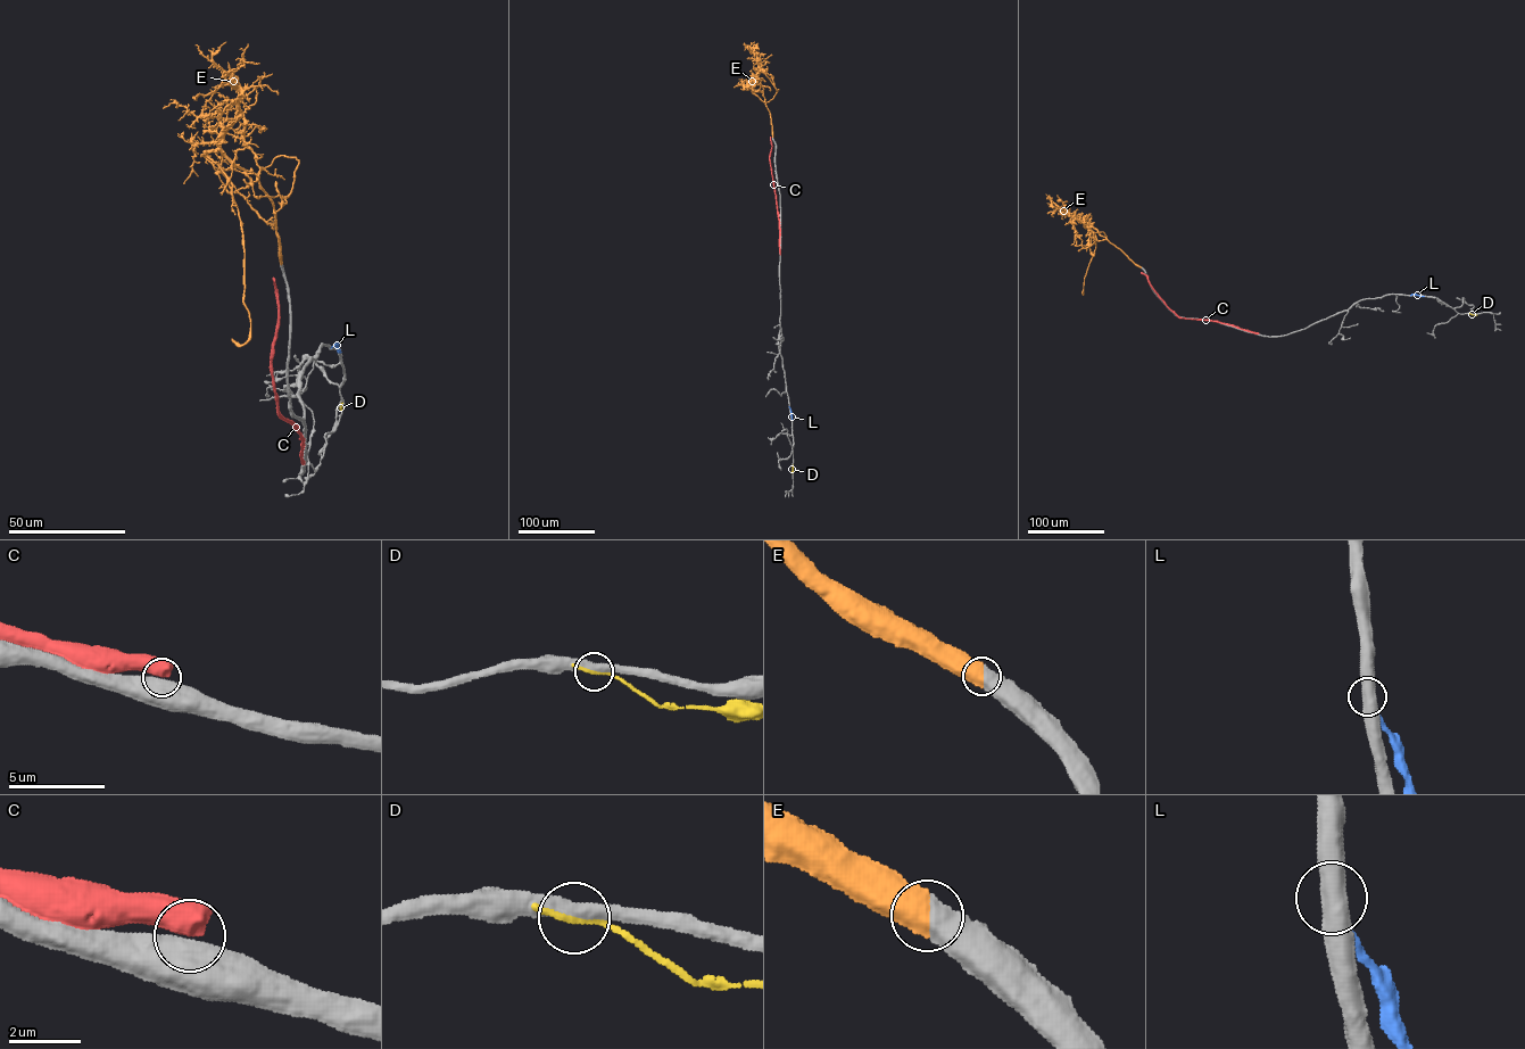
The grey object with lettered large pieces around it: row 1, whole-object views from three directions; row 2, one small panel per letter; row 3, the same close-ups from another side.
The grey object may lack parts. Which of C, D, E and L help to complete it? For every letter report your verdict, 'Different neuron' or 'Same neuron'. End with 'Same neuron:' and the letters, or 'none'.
C: Different neuron
D: Different neuron
E: Same neuron
L: Different neuron
Same neuron: E

